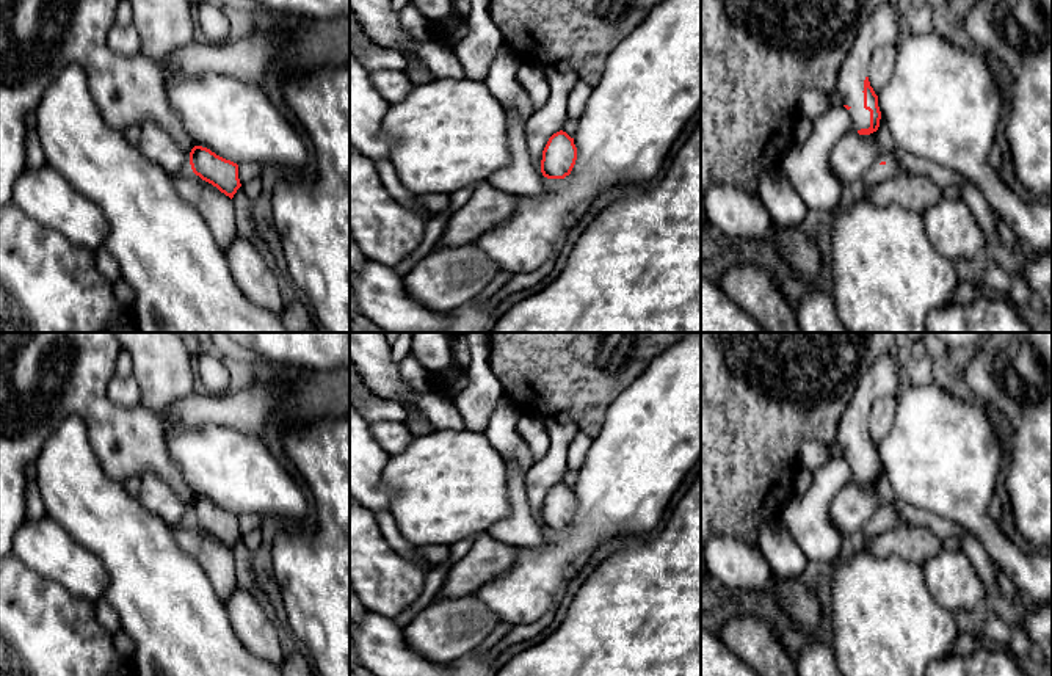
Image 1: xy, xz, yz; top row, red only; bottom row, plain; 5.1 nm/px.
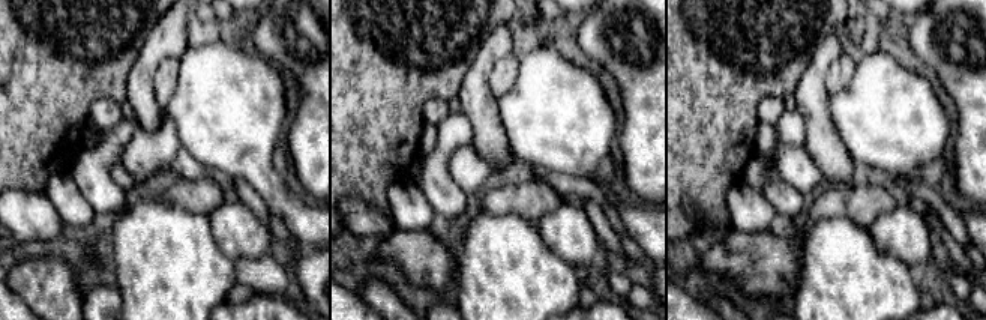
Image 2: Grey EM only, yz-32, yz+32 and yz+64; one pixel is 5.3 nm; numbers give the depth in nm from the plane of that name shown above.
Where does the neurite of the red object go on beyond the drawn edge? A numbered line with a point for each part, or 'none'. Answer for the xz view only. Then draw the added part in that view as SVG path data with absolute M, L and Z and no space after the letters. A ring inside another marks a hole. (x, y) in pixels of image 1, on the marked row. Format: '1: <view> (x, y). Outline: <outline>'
none

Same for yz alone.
1: yz (881, 29). Outline: M887 0L876 8L859 27L858 36L839 69L834 96L848 105L854 130L870 127L870 111L864 108L864 80L869 77L869 63L873 52L883 45L898 42L898 13L906 0Z

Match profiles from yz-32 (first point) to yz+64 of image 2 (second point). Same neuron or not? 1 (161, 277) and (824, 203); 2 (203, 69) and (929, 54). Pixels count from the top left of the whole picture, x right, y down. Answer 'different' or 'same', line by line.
1: different
2: different

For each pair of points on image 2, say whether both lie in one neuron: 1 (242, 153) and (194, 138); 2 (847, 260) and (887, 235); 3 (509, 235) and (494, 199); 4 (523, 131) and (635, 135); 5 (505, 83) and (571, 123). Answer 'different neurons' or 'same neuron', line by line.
1: same neuron
2: different neurons
3: different neurons
4: different neurons
5: different neurons

